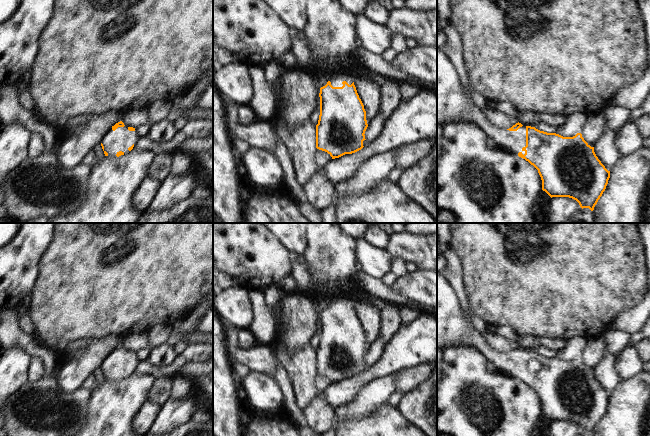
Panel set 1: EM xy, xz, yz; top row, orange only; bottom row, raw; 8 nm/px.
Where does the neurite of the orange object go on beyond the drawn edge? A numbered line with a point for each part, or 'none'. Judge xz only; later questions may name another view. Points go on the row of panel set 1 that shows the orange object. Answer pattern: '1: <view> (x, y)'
1: xz (336, 78).

